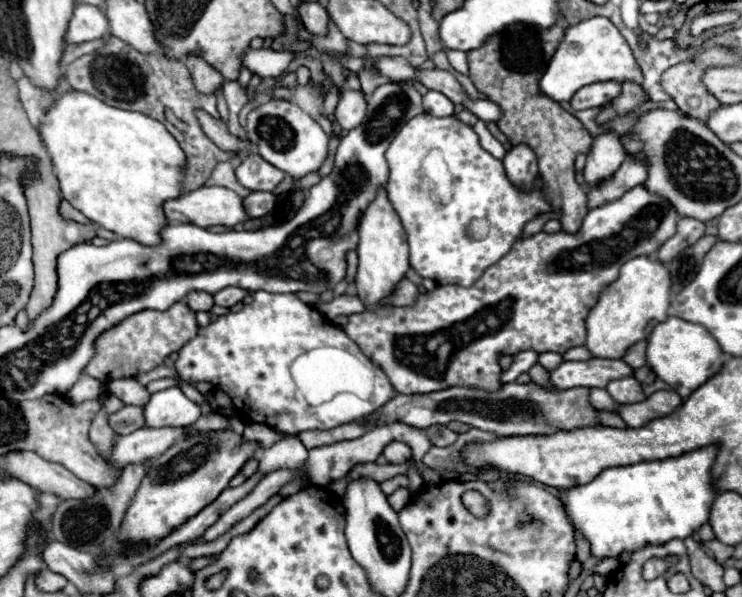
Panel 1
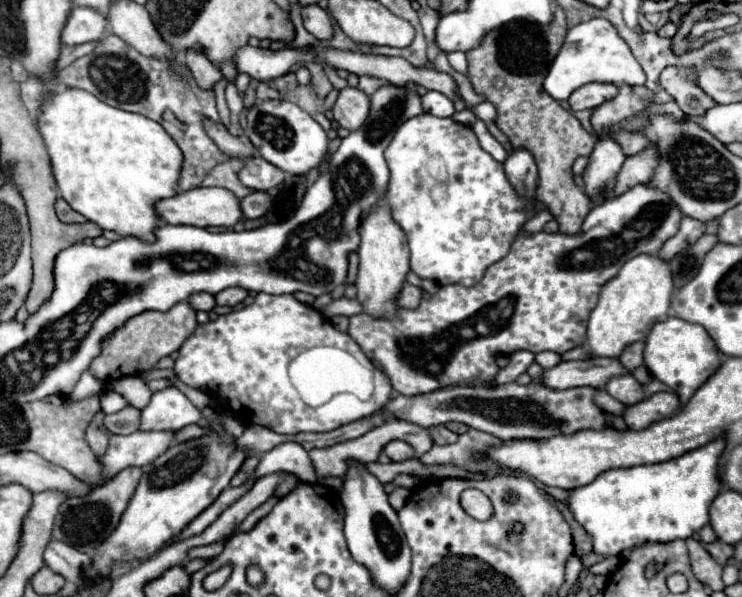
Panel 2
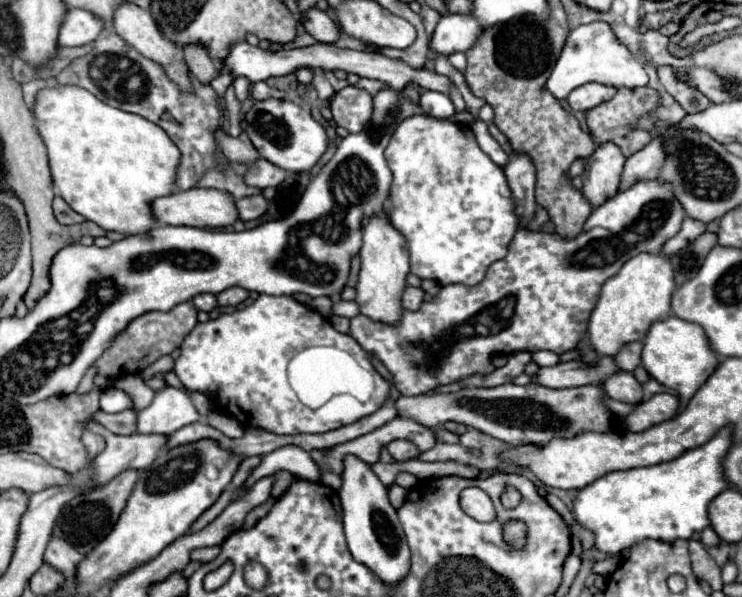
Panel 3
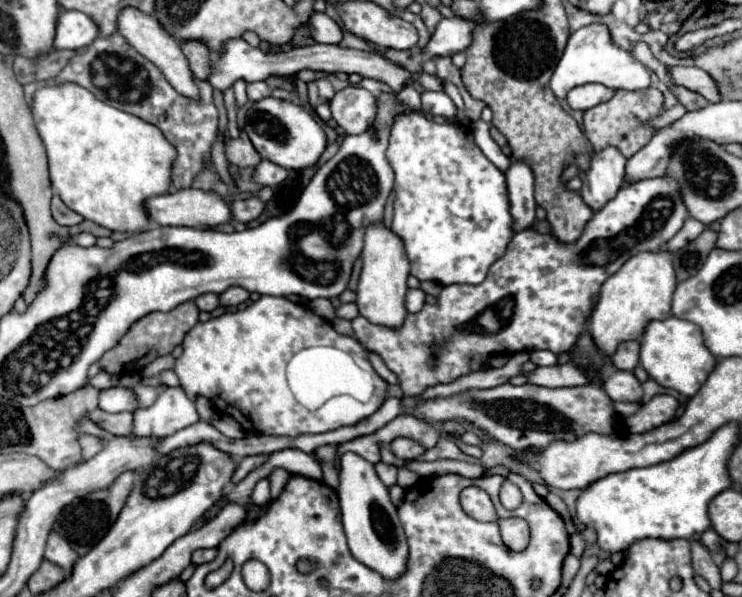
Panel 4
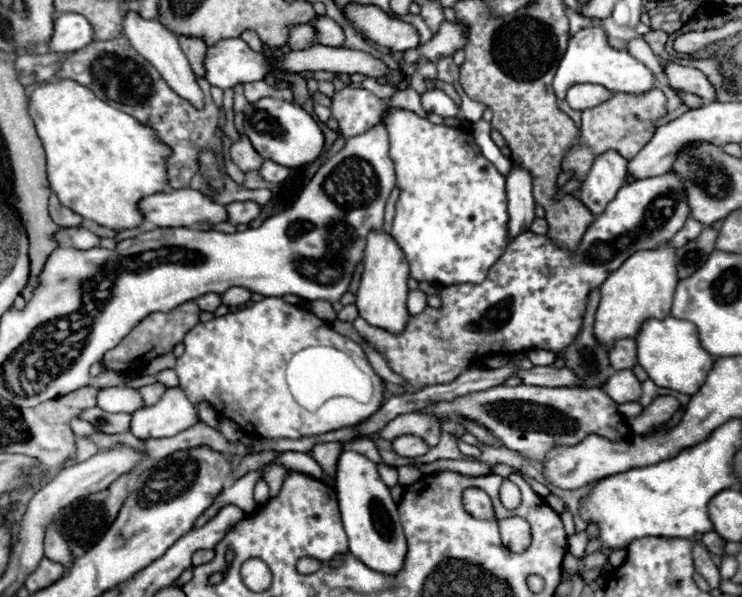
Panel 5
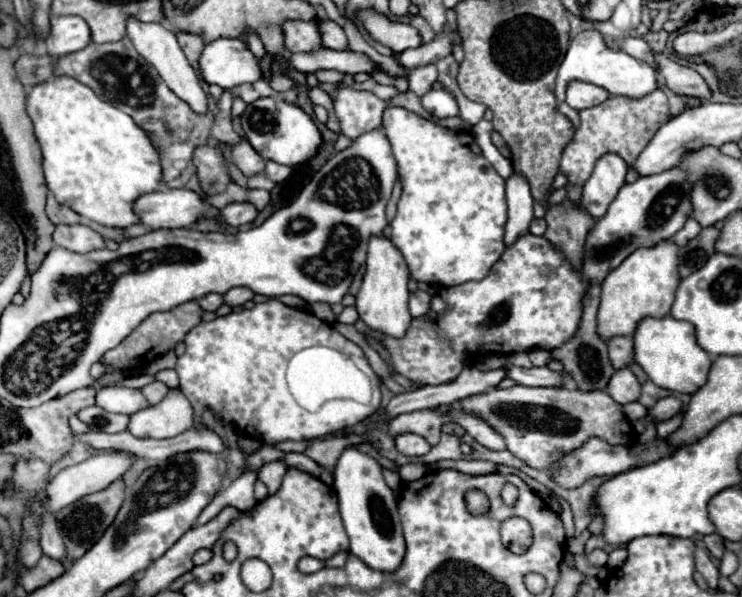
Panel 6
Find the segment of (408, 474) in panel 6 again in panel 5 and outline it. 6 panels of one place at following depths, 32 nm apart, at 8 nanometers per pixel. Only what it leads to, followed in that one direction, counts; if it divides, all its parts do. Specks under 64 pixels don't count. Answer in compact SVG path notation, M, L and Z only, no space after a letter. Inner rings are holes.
M402 466L398 468L398 484L400 486L408 486L408 484L414 484L416 480L420 480L422 474L414 468L414 466Z

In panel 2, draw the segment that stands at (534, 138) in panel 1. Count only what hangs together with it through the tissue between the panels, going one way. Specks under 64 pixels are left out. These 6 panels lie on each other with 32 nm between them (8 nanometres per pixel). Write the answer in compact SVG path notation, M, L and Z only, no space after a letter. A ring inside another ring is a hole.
M558 8L548 26L532 22L512 22L490 32L482 44L468 52L470 82L474 90L486 96L498 108L496 126L508 136L514 148L526 148L538 164L536 196L548 206L560 224L562 234L578 234L584 218L590 212L590 198L574 184L572 164L578 156L590 156L596 138L564 110L552 96L542 90L542 80L556 58L568 32L564 12Z

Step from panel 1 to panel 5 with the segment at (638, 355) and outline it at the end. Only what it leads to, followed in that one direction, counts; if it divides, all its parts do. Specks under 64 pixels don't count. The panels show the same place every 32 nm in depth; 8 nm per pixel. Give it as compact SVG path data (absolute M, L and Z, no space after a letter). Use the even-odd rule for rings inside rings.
M618 340L610 350L610 364L616 370L632 370L636 364L636 340Z

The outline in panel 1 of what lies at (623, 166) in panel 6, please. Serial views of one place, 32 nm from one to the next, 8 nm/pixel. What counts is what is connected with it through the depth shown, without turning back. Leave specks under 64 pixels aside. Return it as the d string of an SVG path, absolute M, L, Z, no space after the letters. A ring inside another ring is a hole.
M604 130L594 136L592 148L586 154L584 178L588 186L596 186L602 180L610 178L620 164L626 160L626 152L620 140L620 134L614 130Z

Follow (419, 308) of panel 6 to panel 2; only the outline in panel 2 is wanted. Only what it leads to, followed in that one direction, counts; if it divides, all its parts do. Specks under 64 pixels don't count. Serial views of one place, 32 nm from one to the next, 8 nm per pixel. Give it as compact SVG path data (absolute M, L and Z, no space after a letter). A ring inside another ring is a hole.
M404 282L402 290L398 294L396 304L402 306L402 308L416 308L418 302L420 302L420 298L422 298L422 290L416 288L416 286L412 286L412 284L408 284L408 282Z

